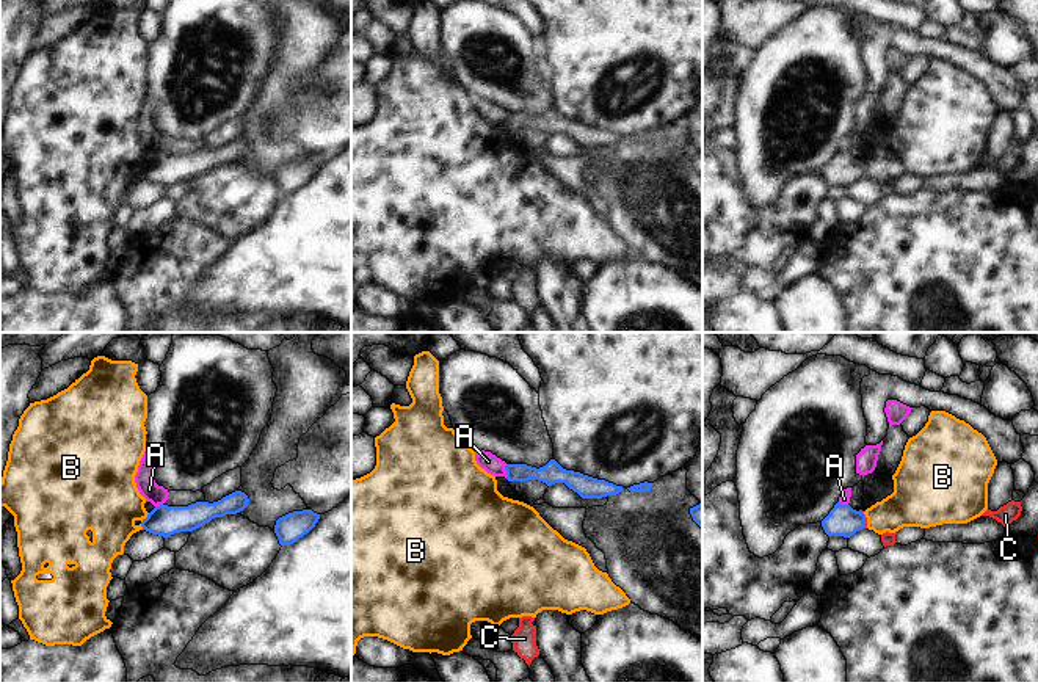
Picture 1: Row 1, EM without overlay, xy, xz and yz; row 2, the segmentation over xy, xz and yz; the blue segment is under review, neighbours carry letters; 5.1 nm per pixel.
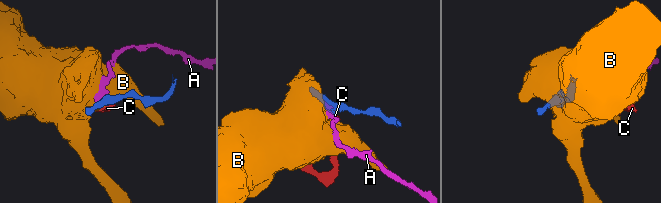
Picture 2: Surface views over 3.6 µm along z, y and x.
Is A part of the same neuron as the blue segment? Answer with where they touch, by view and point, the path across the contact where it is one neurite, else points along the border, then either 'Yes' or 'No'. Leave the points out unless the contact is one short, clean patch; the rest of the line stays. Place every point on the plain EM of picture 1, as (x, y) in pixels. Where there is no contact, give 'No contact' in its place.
Touches blue at xz (505, 118). Boundary: xz (507, 113), (505, 126). No

